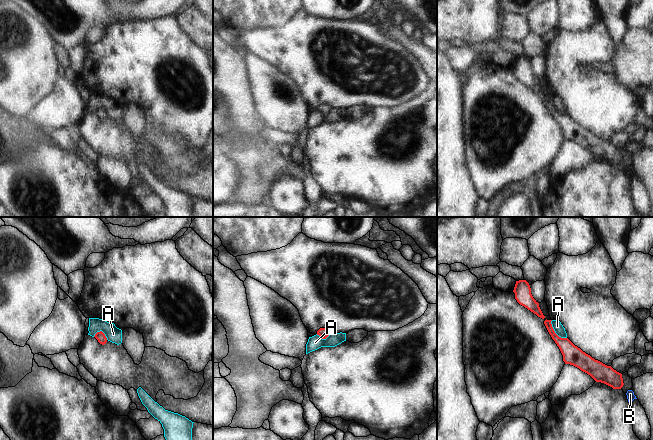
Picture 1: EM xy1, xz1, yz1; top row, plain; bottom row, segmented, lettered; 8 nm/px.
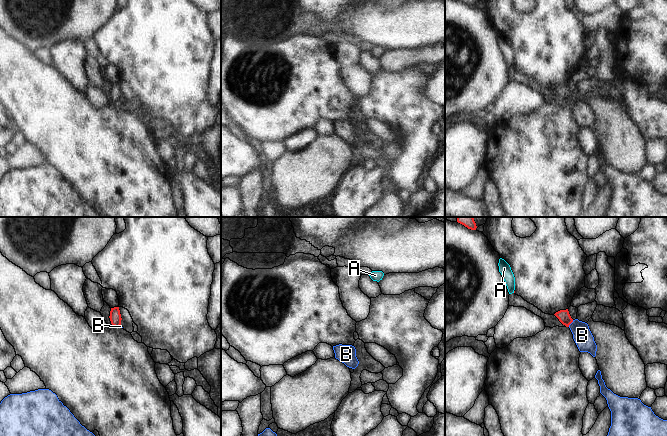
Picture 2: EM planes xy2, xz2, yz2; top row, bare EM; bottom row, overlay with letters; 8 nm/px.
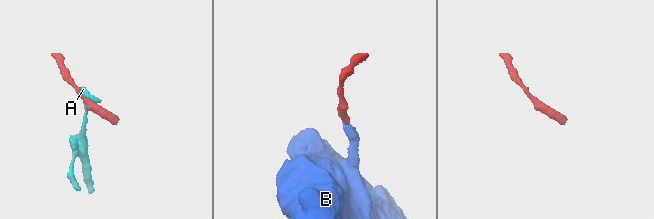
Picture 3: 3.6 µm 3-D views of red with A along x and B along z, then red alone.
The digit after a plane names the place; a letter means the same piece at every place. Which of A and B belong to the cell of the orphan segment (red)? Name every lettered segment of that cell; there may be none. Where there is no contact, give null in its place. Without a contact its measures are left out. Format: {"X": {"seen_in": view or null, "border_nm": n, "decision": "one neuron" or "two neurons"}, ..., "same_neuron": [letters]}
{"A": {"seen_in": "yz1", "border_nm": 200, "decision": "two neurons"}, "B": {"seen_in": "yz2", "border_nm": 70, "decision": "one neuron"}, "same_neuron": ["B"]}

